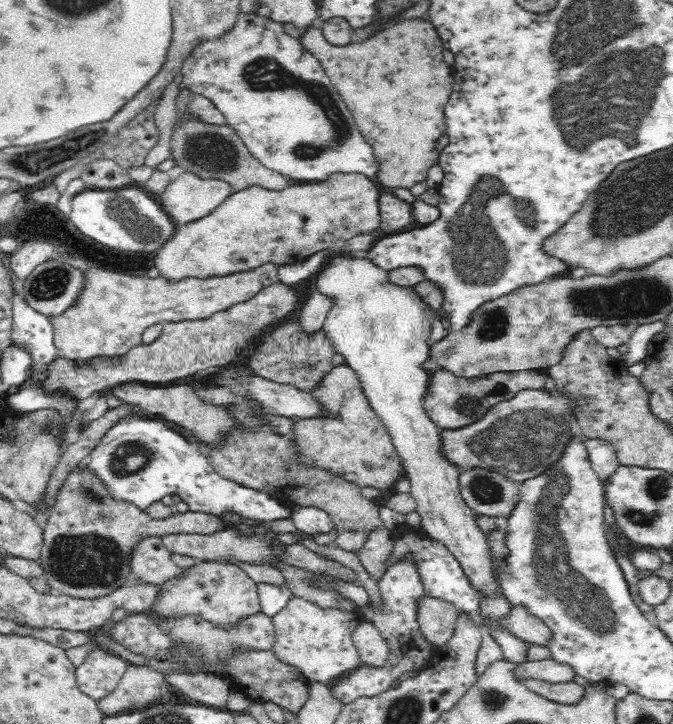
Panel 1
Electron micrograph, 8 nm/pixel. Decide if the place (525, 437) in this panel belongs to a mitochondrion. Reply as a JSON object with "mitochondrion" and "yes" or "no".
{"mitochondrion":"yes"}

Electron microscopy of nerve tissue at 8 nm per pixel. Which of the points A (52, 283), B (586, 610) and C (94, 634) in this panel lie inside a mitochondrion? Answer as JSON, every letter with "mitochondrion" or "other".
{"A":"mitochondrion","B":"mitochondrion","C":"other"}

